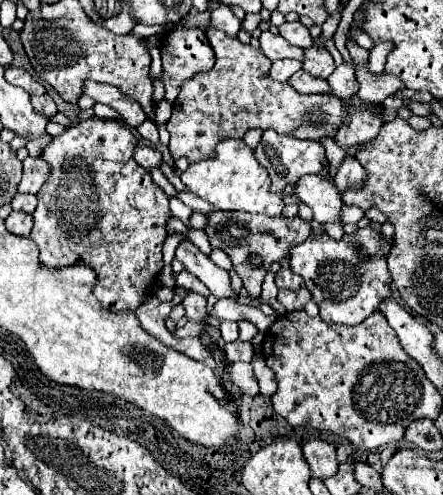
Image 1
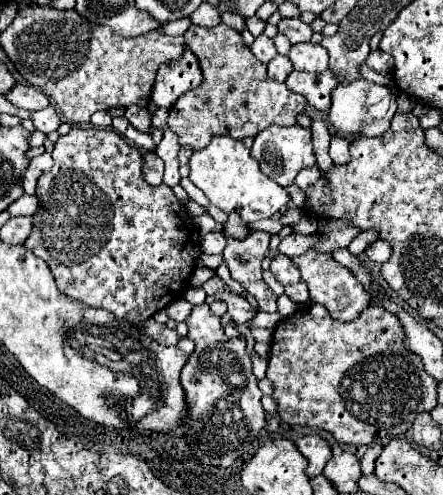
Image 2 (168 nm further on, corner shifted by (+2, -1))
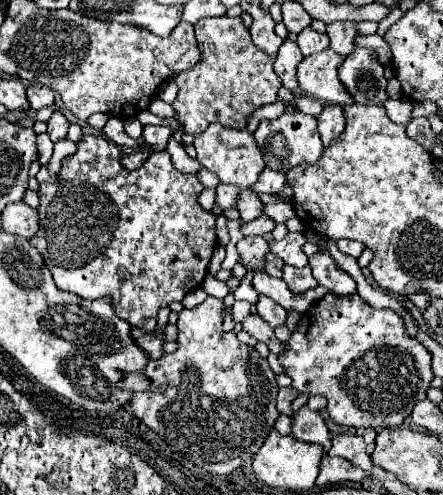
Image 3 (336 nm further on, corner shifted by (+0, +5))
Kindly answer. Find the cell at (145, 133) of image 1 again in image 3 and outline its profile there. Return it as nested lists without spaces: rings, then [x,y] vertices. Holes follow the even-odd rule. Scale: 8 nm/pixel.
[[[127,118],[127,120],[125,120],[125,132],[127,132],[133,140],[139,140],[141,134],[143,134],[143,124],[141,124],[137,118]]]

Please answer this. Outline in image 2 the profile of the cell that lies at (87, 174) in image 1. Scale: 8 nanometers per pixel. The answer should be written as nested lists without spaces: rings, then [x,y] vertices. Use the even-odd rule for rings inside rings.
[[[73,126],[71,132],[67,136],[61,136],[59,142],[55,144],[55,150],[53,150],[53,160],[55,160],[55,166],[51,172],[43,174],[39,178],[39,186],[37,186],[37,198],[39,198],[39,208],[37,212],[33,214],[33,232],[31,236],[27,238],[25,246],[41,260],[47,262],[47,266],[51,268],[53,276],[55,276],[55,282],[57,282],[57,288],[67,294],[69,298],[73,300],[79,300],[91,308],[103,308],[103,310],[109,310],[113,312],[117,318],[121,320],[127,320],[131,324],[141,324],[145,322],[147,318],[151,318],[157,310],[165,308],[169,302],[181,298],[187,288],[189,288],[189,278],[195,270],[195,262],[201,254],[201,244],[199,244],[199,238],[193,238],[193,222],[185,222],[187,218],[187,208],[185,204],[181,204],[173,190],[169,186],[165,186],[165,190],[155,190],[151,184],[145,182],[143,178],[143,156],[137,148],[131,148],[119,134],[115,134],[113,130],[109,128],[77,128]],[[75,210],[79,210],[79,218],[69,218]]]

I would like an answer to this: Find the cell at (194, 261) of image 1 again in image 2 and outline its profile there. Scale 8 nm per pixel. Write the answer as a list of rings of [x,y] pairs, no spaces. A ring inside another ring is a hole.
[[[221,292],[221,294],[217,294],[217,296],[209,296],[205,302],[210,305],[214,300],[217,300],[217,298],[221,298],[221,300],[227,302],[227,306],[229,306],[229,316],[231,316],[239,326],[247,326],[247,324],[255,318],[255,314],[257,314],[257,310],[255,310],[243,296],[235,296],[235,294],[231,294],[231,292]]]

